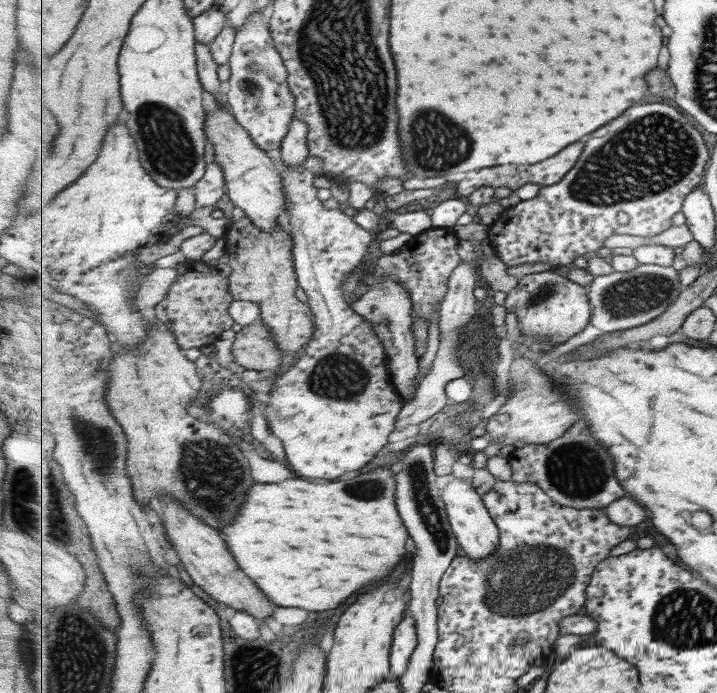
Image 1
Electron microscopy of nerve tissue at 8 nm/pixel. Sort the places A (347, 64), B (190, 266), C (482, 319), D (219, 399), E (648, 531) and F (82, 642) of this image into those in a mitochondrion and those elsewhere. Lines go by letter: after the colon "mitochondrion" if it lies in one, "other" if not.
A: mitochondrion
B: other
C: other
D: other
E: other
F: mitochondrion

